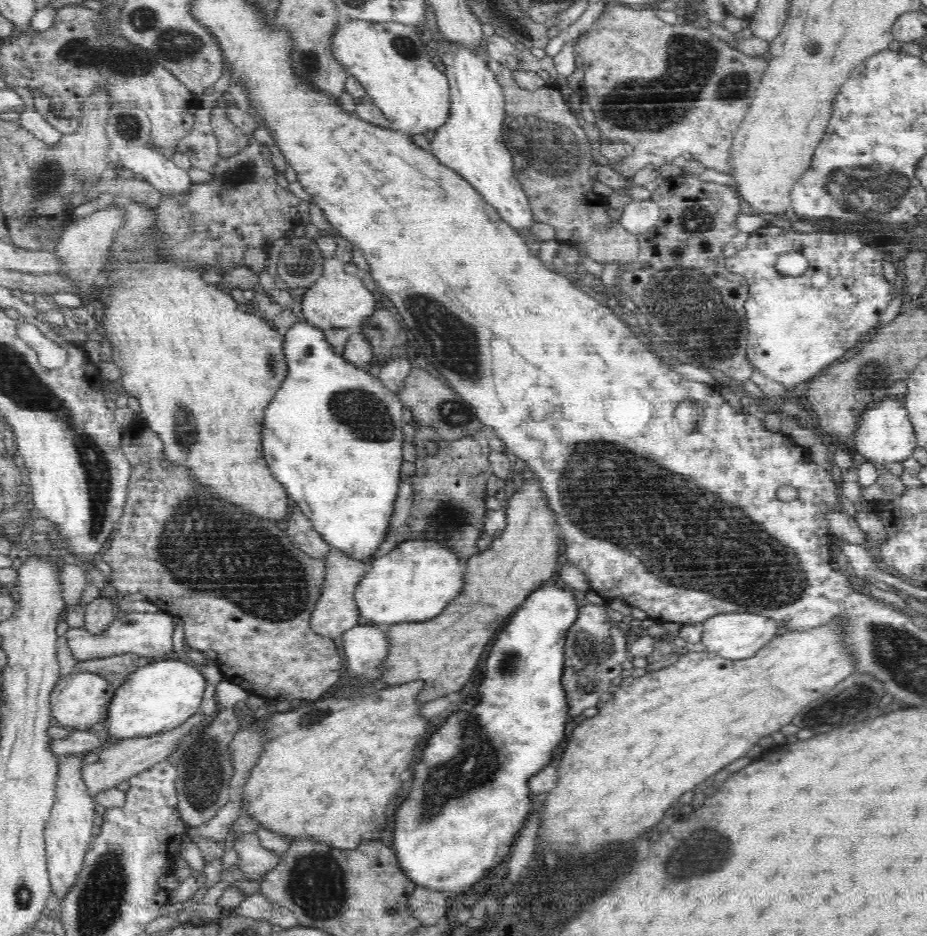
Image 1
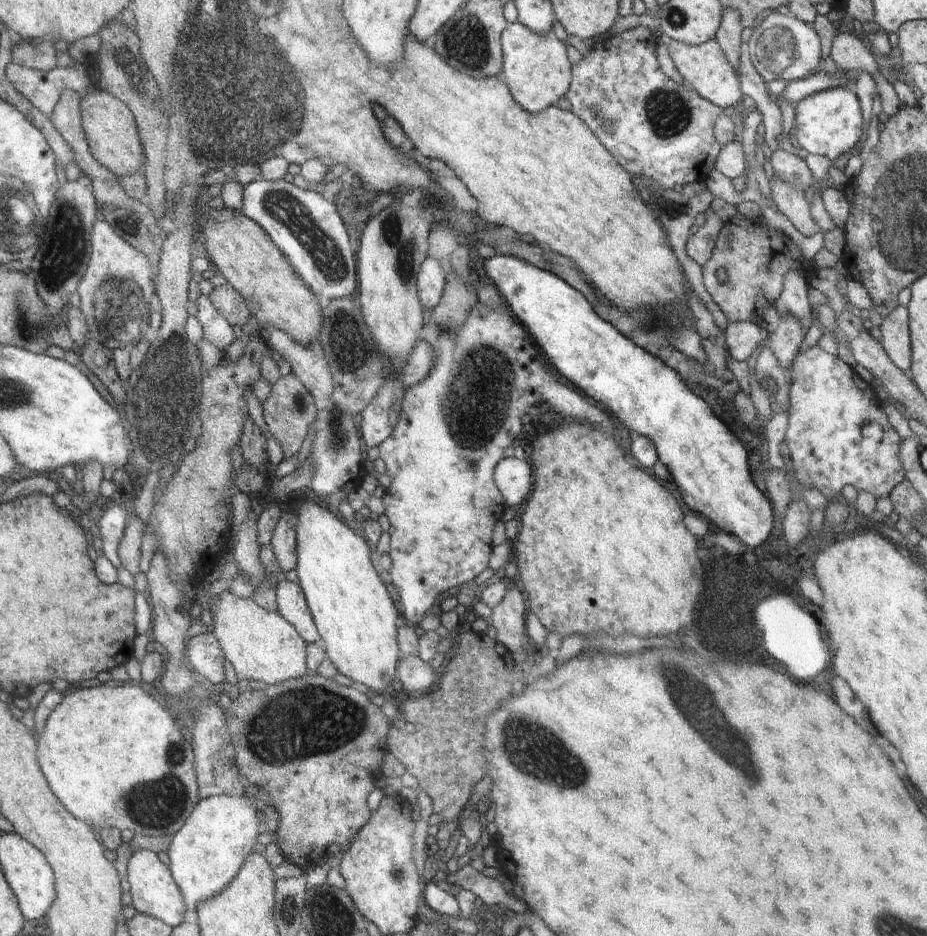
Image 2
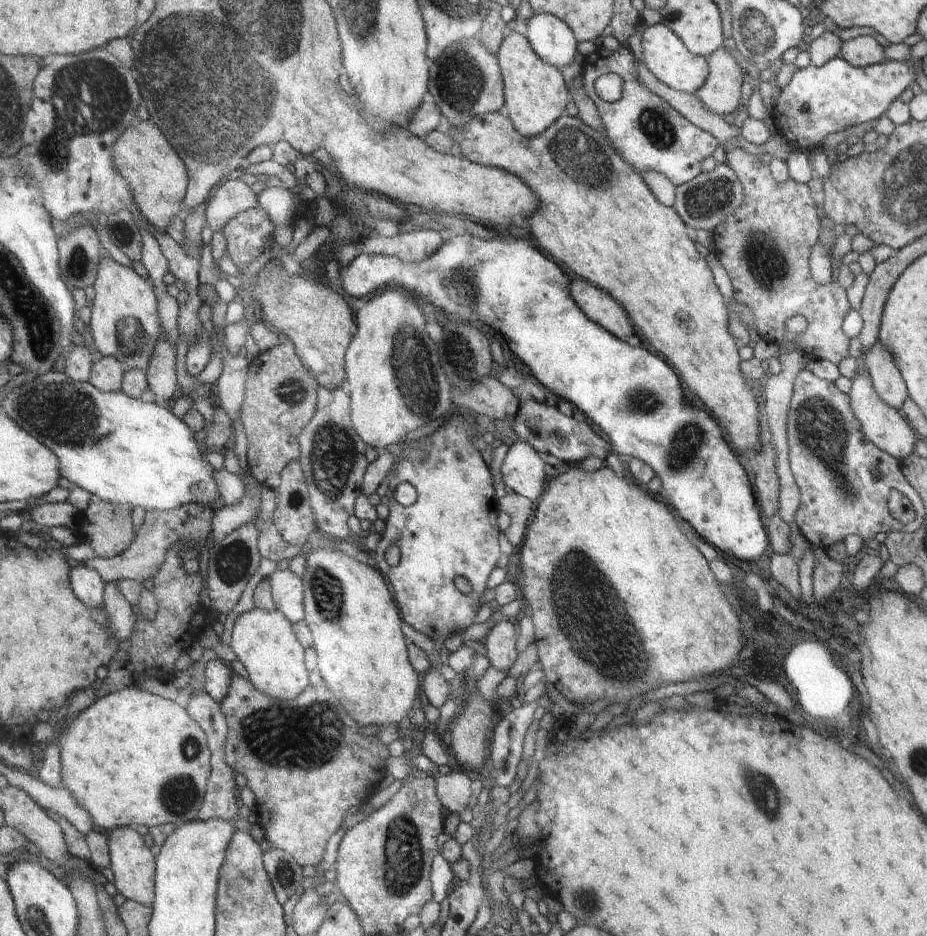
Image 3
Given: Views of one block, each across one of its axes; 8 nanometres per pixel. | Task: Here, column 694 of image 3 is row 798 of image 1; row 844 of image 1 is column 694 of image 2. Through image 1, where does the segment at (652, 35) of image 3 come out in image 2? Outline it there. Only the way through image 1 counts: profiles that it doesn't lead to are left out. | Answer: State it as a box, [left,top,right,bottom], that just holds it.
[667,38,743,110]

